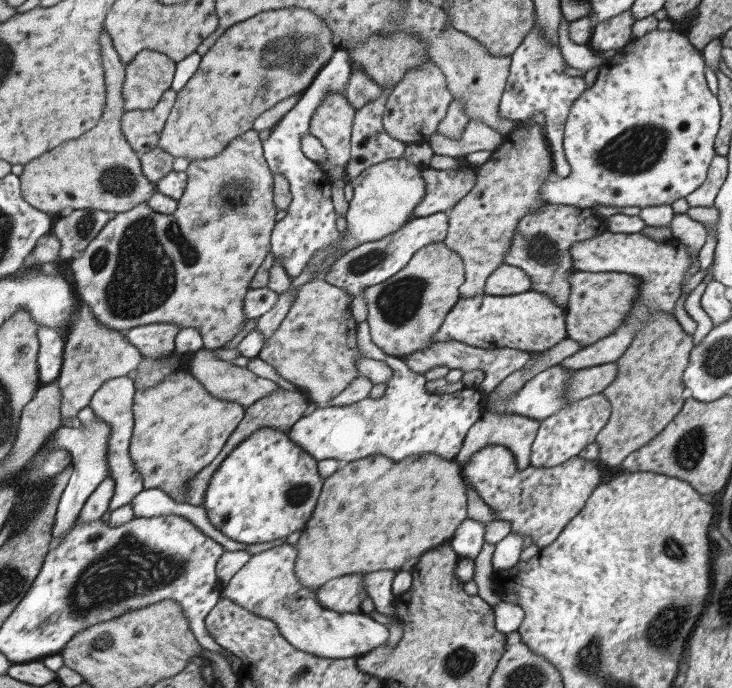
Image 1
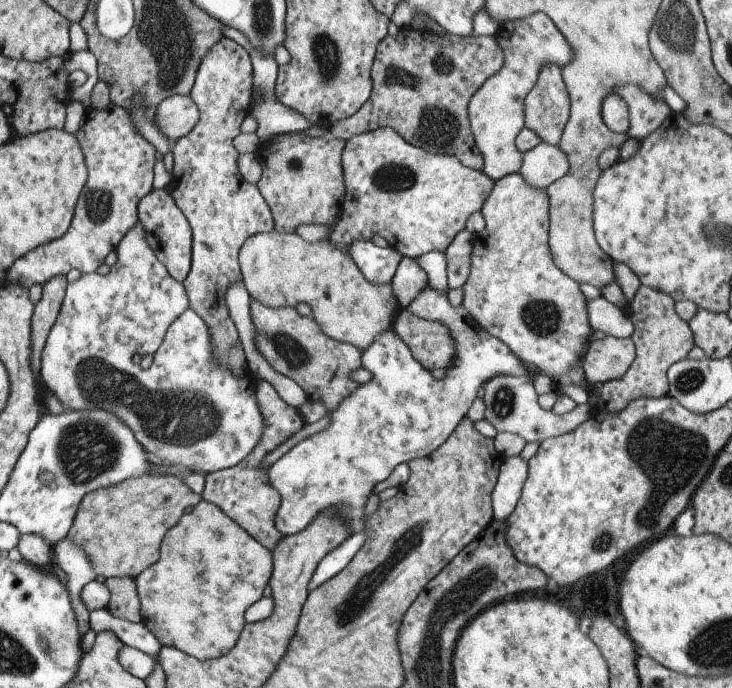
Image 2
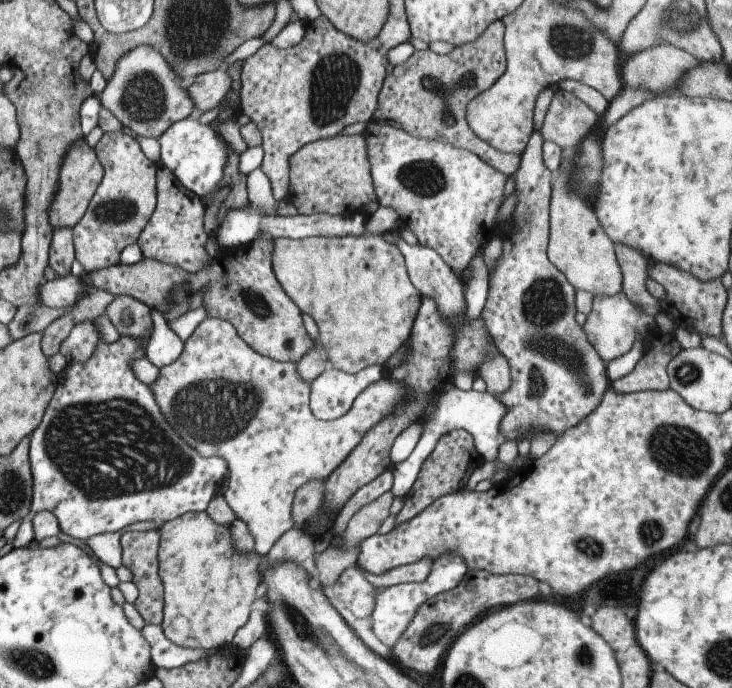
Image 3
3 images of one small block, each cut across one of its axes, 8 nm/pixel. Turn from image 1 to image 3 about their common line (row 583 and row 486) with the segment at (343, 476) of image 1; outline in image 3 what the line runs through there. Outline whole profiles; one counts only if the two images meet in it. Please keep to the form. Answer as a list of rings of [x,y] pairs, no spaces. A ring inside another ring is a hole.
[[[327,478],[305,482],[301,488],[297,488],[293,498],[291,506],[293,528],[307,532],[315,542],[319,542],[323,534],[329,534],[331,540],[339,536],[333,534],[333,526],[343,508],[345,506],[341,506],[339,510],[327,508]]]

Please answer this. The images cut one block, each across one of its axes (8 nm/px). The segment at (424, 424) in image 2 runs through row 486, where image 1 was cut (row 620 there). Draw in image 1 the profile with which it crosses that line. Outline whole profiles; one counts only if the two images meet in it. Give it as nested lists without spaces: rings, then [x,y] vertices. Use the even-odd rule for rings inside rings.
[[[287,542],[251,556],[241,566],[241,570],[237,570],[231,576],[227,586],[221,588],[221,596],[261,618],[273,620],[277,624],[279,634],[291,646],[319,658],[327,660],[359,658],[387,642],[389,628],[385,624],[371,620],[367,614],[349,614],[323,608],[315,598],[317,588],[307,588],[297,580],[295,558],[297,550]]]

